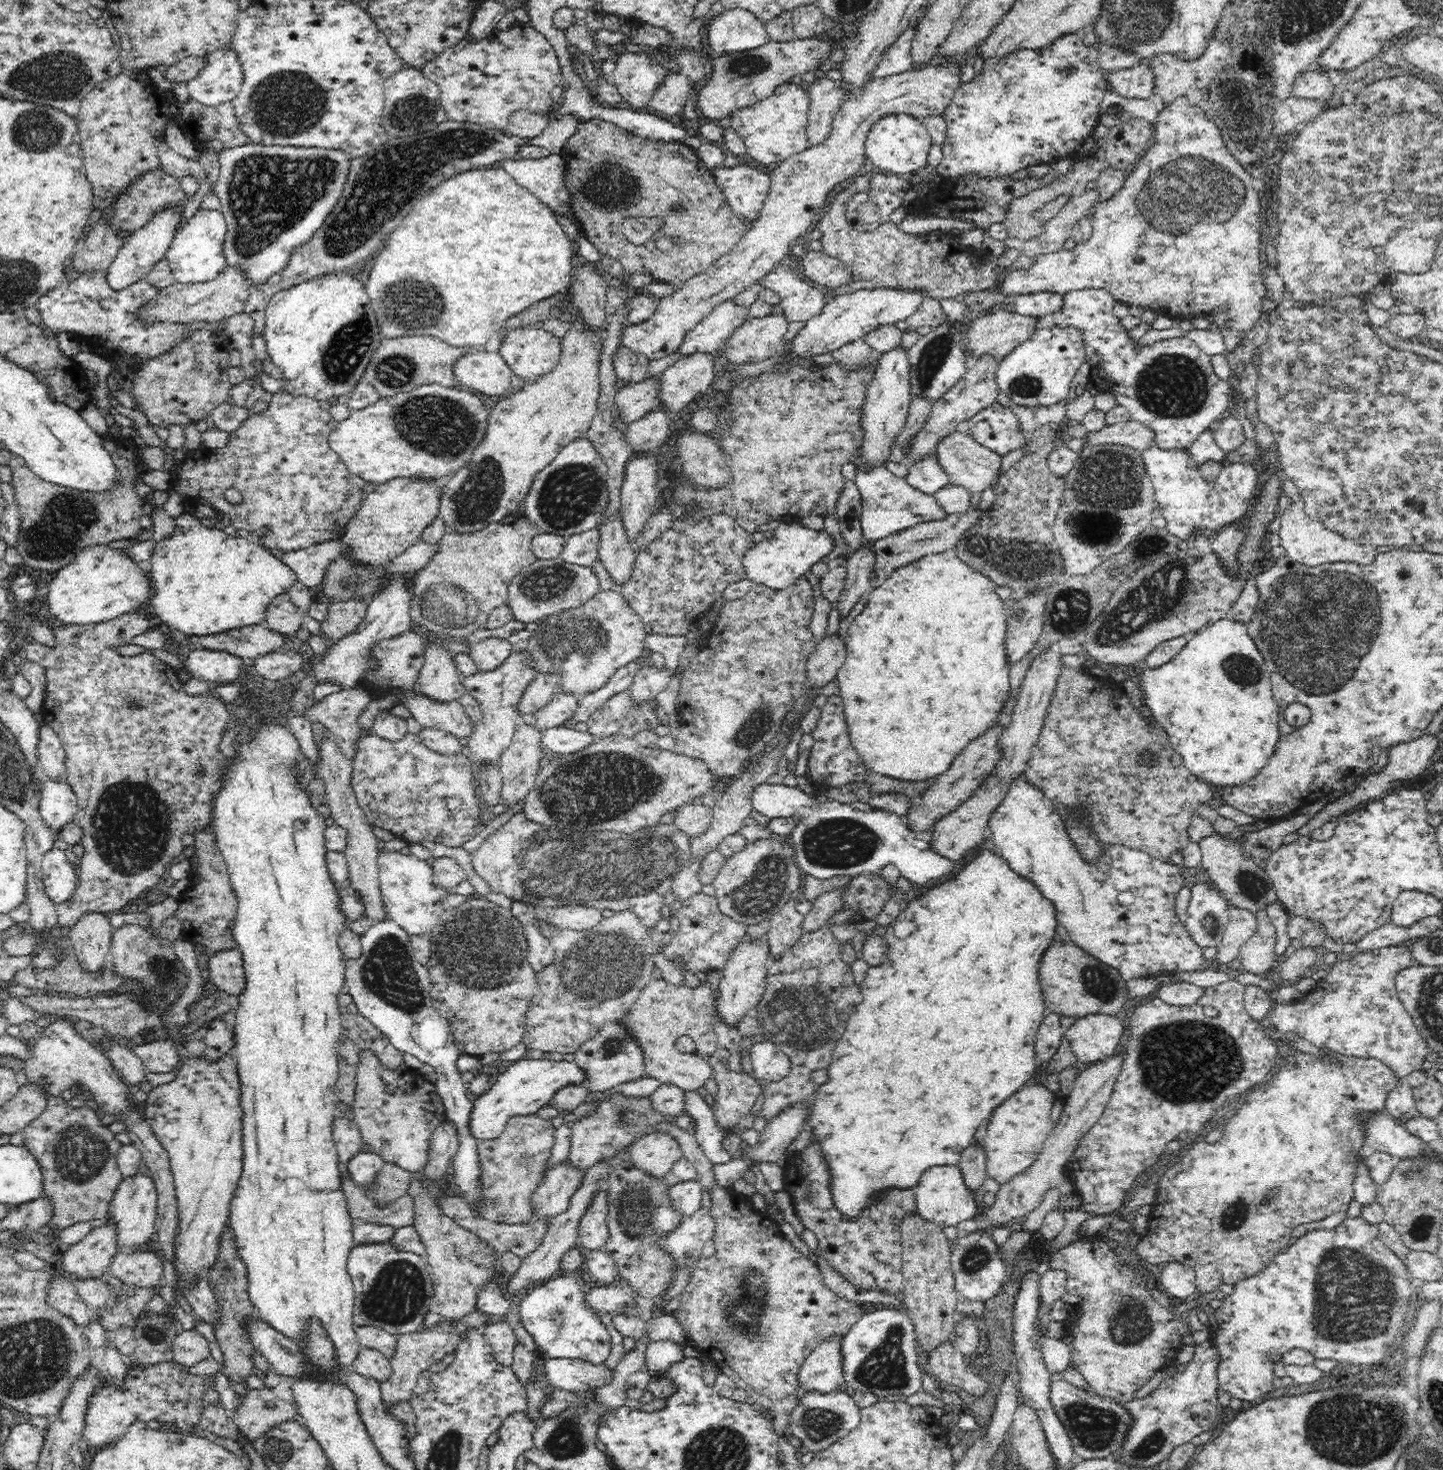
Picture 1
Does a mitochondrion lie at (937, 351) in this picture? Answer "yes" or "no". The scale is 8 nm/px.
yes

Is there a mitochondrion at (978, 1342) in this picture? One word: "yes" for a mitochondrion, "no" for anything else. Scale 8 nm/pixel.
no

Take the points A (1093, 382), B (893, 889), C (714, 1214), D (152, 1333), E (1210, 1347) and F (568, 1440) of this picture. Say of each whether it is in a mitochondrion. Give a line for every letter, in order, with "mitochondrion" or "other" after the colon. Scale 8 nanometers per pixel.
A: other
B: other
C: other
D: mitochondrion
E: other
F: mitochondrion

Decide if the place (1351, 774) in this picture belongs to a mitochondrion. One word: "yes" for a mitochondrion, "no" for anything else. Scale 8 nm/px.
no

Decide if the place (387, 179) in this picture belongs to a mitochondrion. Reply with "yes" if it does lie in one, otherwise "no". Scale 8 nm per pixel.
yes

